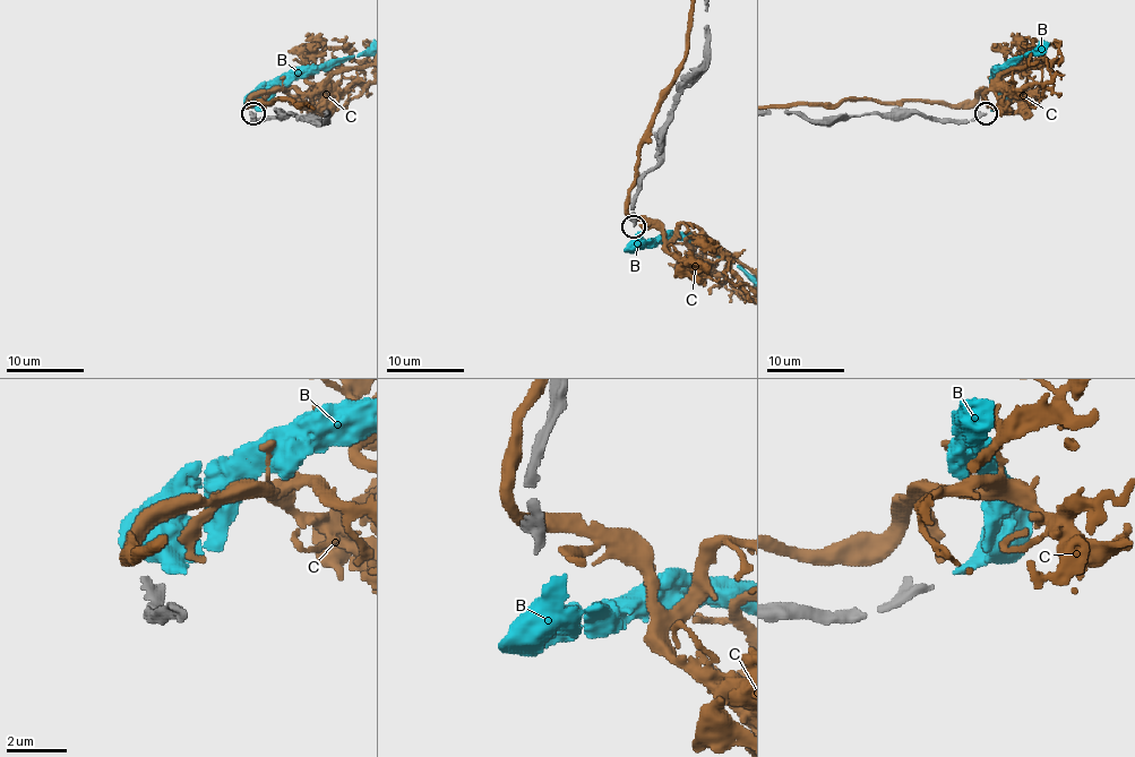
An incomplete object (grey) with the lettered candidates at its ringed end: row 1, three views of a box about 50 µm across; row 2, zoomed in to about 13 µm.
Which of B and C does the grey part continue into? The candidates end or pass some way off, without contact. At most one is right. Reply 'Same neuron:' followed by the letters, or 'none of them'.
Same neuron: B

